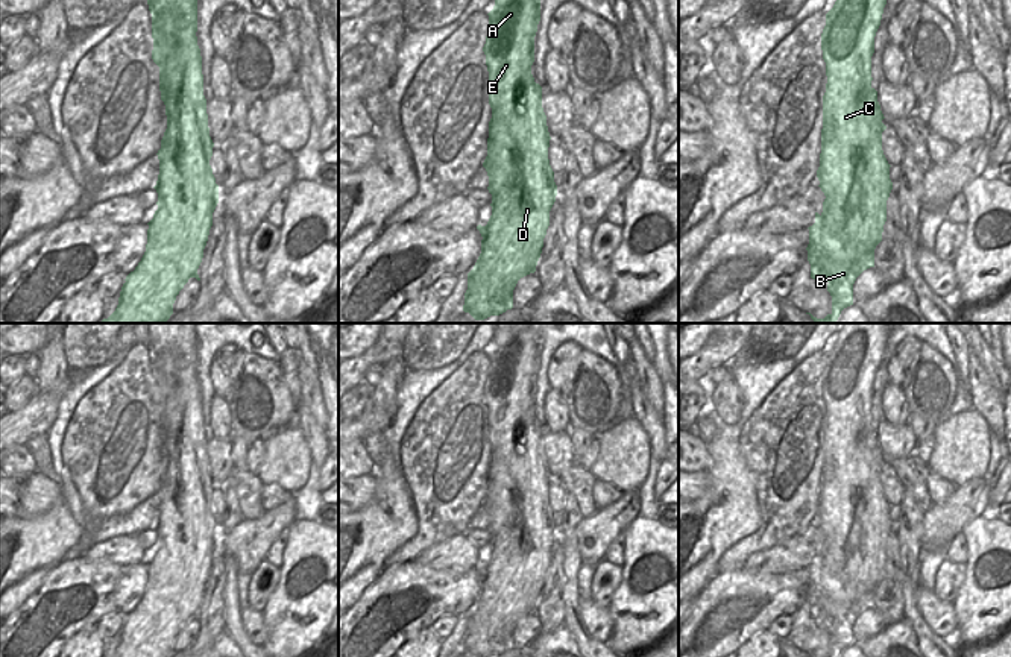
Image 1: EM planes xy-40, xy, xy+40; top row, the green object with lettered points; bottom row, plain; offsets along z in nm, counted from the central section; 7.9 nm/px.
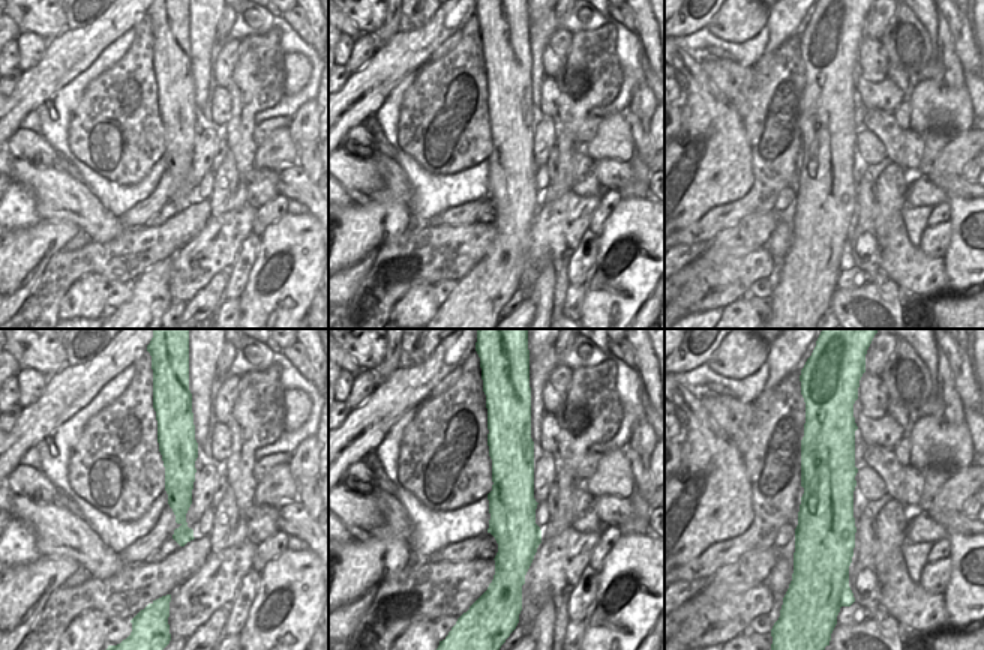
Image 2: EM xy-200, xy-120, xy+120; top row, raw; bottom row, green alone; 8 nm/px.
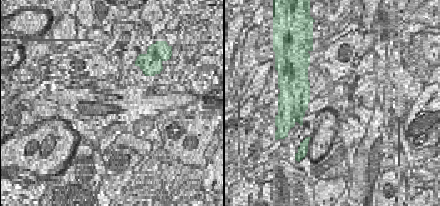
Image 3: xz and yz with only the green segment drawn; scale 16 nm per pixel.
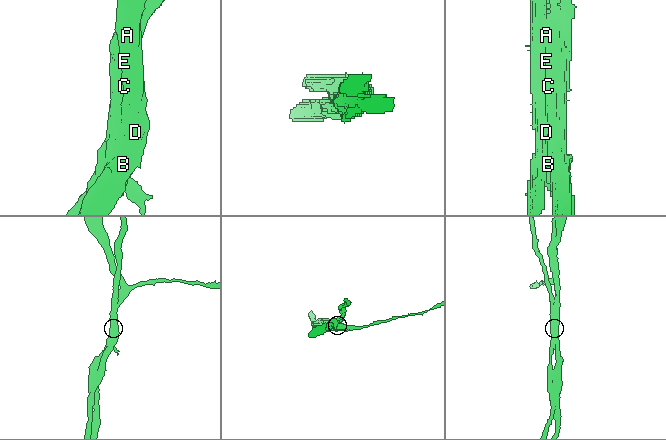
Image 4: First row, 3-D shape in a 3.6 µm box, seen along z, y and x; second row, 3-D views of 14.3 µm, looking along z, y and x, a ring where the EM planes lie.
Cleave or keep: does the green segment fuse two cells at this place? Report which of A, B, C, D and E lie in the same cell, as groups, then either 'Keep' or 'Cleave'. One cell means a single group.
Groups: A B C E / D. Cleave.

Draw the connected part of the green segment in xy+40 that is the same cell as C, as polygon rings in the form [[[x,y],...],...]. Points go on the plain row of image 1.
[[[844,323],[836,329],[838,338],[826,354],[821,373],[827,423],[817,517],[826,539],[823,552],[815,552],[815,563],[808,567],[806,590],[811,618],[827,619],[832,643],[838,642],[838,625],[847,615],[847,589],[841,572],[853,528],[839,527],[838,519],[859,519],[865,511],[865,432],[871,428],[874,376],[887,344],[888,326],[890,323]]]

